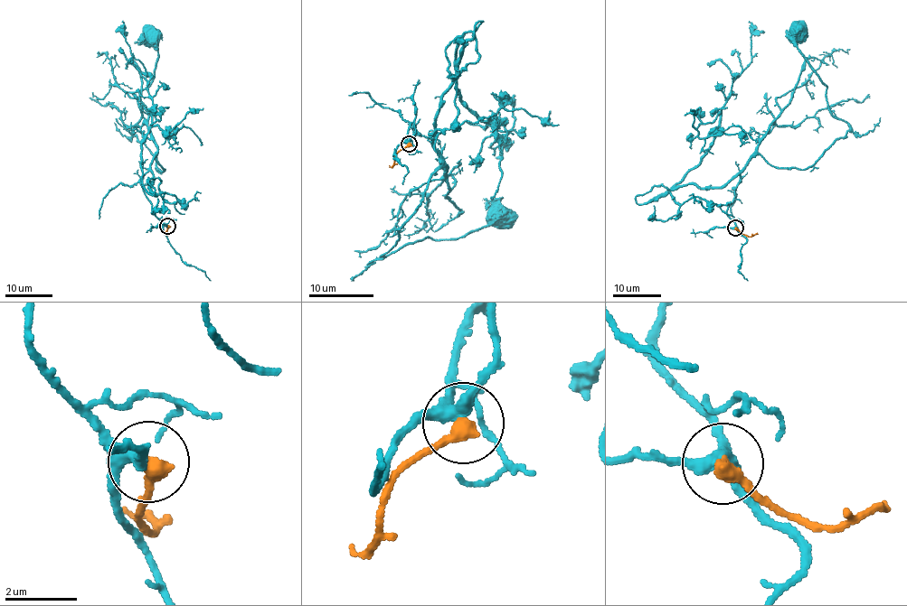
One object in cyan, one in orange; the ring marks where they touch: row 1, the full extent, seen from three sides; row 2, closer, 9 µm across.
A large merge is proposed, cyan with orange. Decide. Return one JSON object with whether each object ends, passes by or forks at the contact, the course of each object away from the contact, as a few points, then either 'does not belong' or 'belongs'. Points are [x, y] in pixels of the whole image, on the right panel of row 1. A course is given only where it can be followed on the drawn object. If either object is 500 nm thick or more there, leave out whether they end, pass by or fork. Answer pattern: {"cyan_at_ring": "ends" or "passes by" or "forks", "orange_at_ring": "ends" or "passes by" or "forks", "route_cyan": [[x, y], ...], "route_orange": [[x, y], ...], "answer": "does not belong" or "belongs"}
{"cyan_at_ring": "forks", "orange_at_ring": "ends", "route_cyan": [[735, 228], [728, 207], [751, 157], [805, 169], [850, 130], [828, 109], [826, 87], [799, 51], [798, 33]], "route_orange": [[736, 228], [751, 237], [757, 233]], "answer": "does not belong"}

